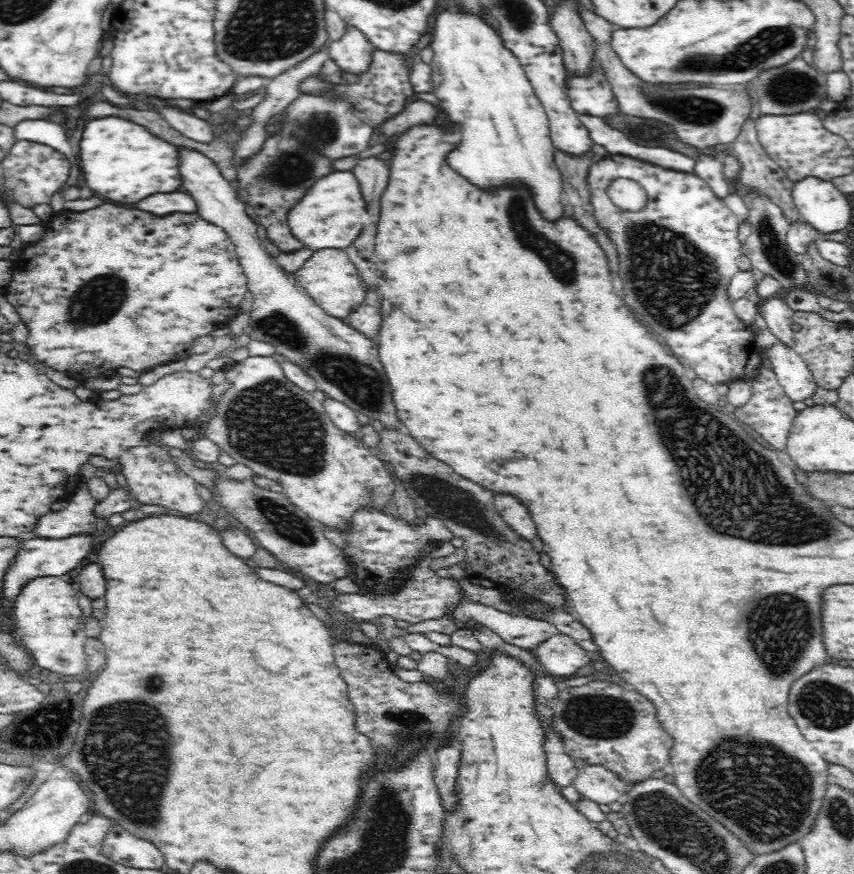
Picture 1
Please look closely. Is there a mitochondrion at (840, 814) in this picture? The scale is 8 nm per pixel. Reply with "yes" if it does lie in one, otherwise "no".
yes

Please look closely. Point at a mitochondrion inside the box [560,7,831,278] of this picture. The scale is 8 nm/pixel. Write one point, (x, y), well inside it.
(768, 42)

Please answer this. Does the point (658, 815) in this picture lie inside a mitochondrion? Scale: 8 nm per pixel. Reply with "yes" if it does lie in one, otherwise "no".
yes

